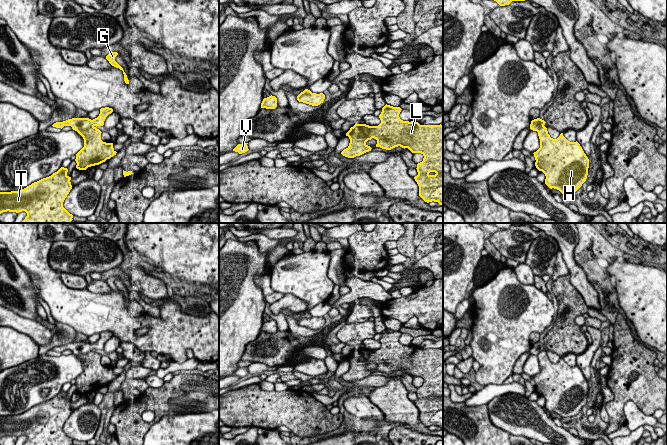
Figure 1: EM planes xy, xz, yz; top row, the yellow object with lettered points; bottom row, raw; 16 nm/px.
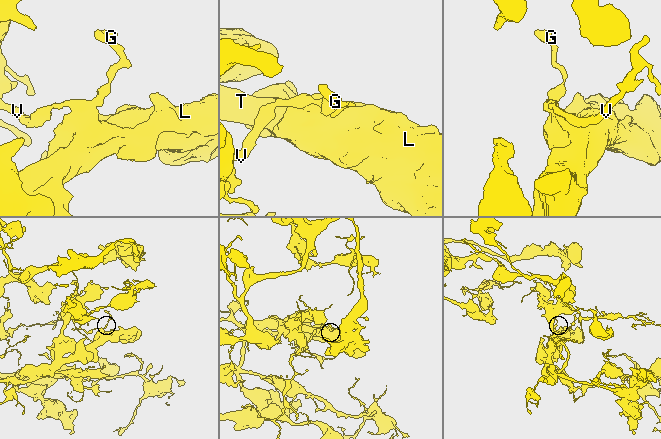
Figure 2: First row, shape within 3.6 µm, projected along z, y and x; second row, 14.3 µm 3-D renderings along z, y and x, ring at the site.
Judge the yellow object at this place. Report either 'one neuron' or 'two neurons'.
one neuron

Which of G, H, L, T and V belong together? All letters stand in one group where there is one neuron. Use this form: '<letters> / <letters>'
G H L T V

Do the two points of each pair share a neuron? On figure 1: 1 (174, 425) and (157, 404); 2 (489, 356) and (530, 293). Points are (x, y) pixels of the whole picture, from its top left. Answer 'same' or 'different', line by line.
1: different
2: same

